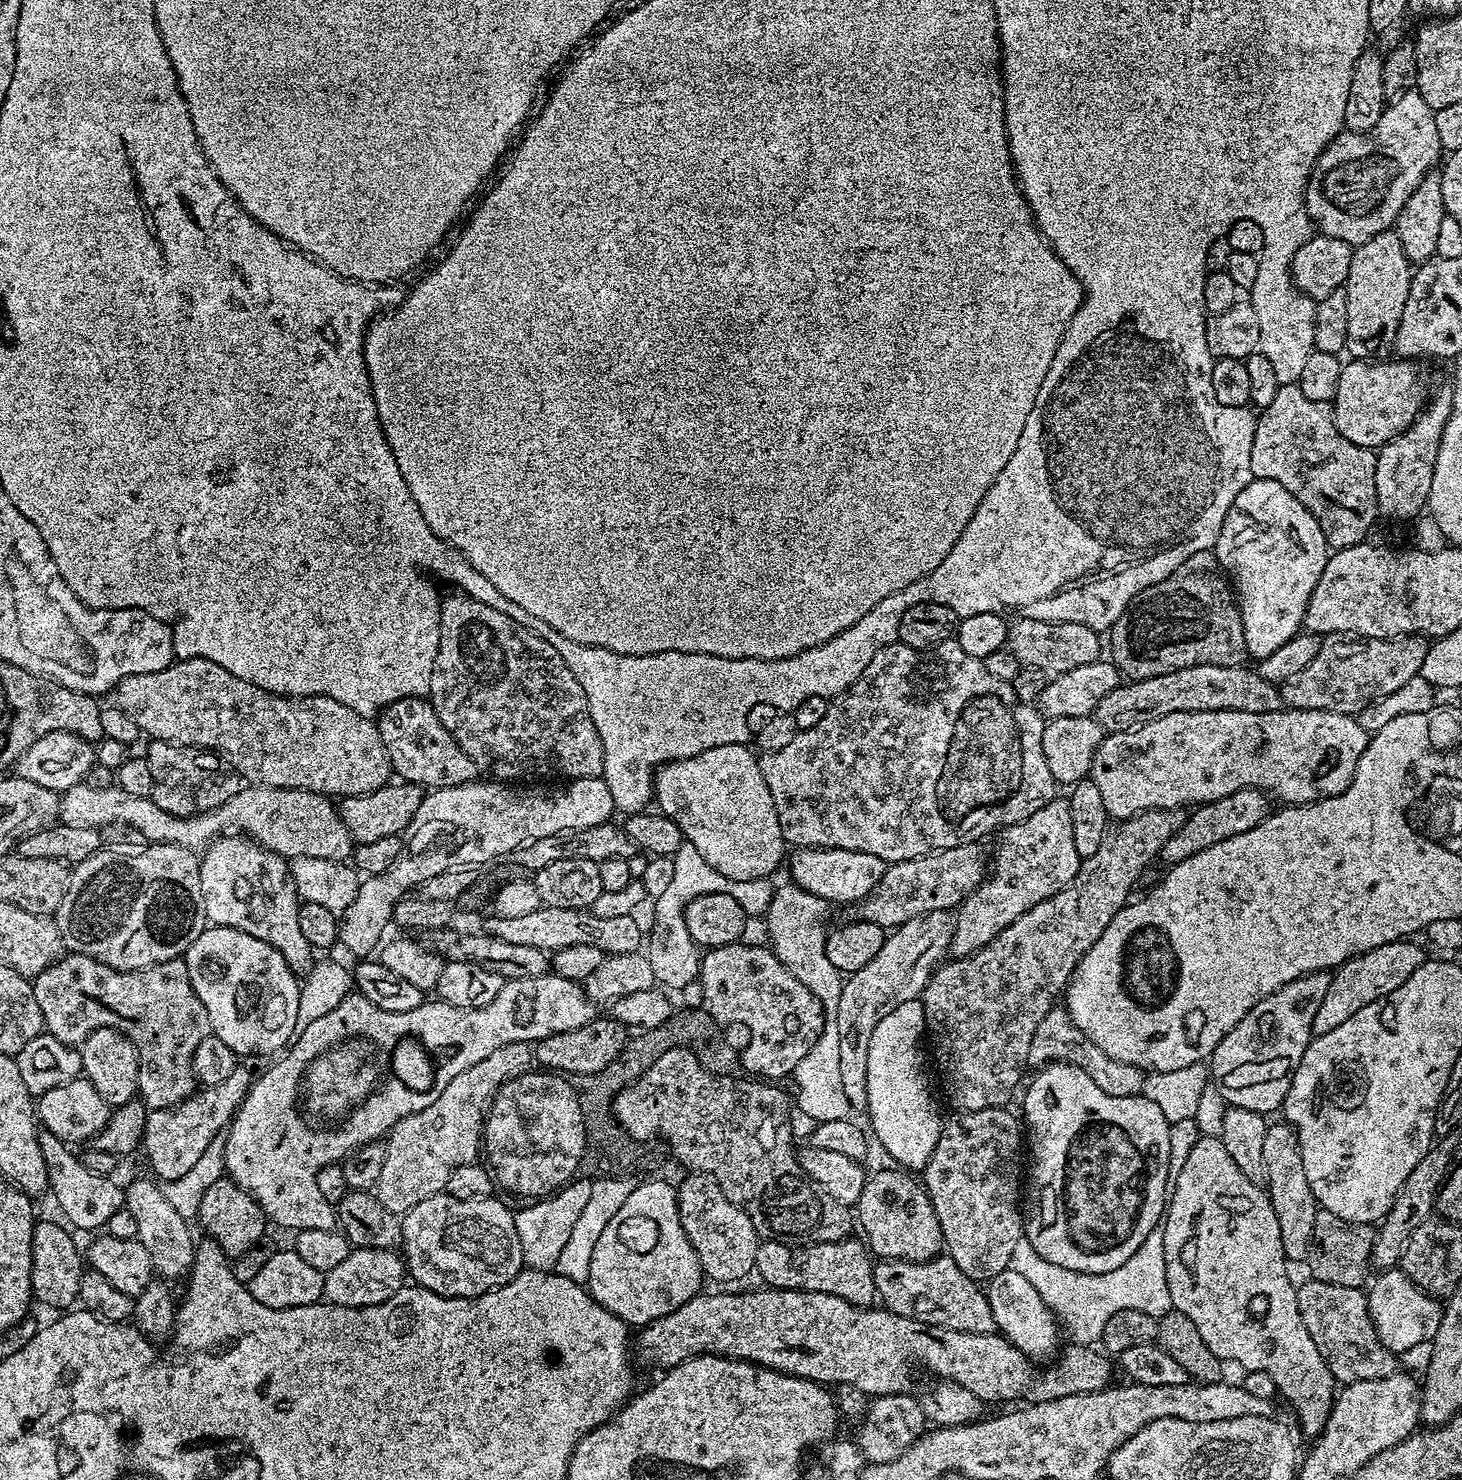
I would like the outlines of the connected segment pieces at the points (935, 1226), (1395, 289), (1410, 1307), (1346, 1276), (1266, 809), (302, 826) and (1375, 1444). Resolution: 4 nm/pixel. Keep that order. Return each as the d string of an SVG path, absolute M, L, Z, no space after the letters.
M884 1168L873 1176L871 1173L865 1179L860 1200L854 1205L858 1213L858 1228L864 1231L863 1239L873 1257L910 1262L932 1260L941 1255L945 1247L942 1226L938 1214L934 1214L928 1191L917 1177L916 1180L912 1177L915 1175L892 1168Z
M1395 231L1379 232L1366 243L1353 247L1350 274L1343 287L1347 309L1345 349L1349 357L1376 360L1393 351L1413 271Z
M1396 1266L1374 1280L1371 1281L1372 1289L1367 1289L1366 1295L1370 1318L1374 1322L1374 1330L1378 1330L1382 1346L1386 1346L1391 1352L1403 1354L1418 1347L1423 1340L1424 1343L1430 1342L1440 1325L1441 1301L1410 1282L1407 1274Z
M1323 1210L1317 1211L1314 1218L1314 1234L1312 1235L1306 1261L1306 1267L1312 1271L1309 1272L1311 1279L1321 1280L1322 1282L1334 1282L1338 1286L1360 1288L1363 1285L1363 1280L1366 1279L1365 1281L1367 1281L1369 1279L1368 1263L1372 1260L1372 1247L1376 1244L1376 1234L1378 1235L1378 1232L1373 1225L1346 1222L1342 1218L1338 1218L1338 1214L1330 1214Z
M1243 788L1234 790L1234 794L1226 794L1226 798L1211 800L1205 804L1193 807L1187 813L1182 826L1170 838L1166 838L1166 844L1162 846L1158 857L1159 863L1171 866L1198 854L1203 848L1214 846L1226 838L1234 838L1238 834L1246 834L1246 830L1254 830L1266 817L1271 816L1274 804L1268 793L1261 788Z
M244 786L234 798L213 812L203 812L195 817L197 849L203 850L229 829L239 830L263 848L285 858L305 856L335 860L349 855L344 845L349 839L348 828L341 818L337 805L319 792L307 792L301 788L261 788Z
M1397 1370L1386 1378L1374 1378L1370 1382L1354 1382L1343 1385L1332 1401L1330 1418L1324 1427L1328 1440L1356 1440L1356 1464L1365 1464L1374 1458L1374 1454L1382 1454L1382 1450L1390 1450L1390 1446L1398 1446L1398 1442L1407 1440L1417 1431L1421 1423L1420 1397L1421 1385L1404 1370Z

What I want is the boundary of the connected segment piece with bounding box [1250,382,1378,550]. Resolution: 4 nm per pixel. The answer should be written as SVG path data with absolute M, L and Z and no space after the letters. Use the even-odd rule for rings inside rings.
M1281 383L1274 402L1258 416L1254 446L1250 446L1250 470L1257 480L1286 486L1322 526L1329 549L1349 548L1369 539L1368 531L1378 520L1374 494L1376 452L1354 446L1338 434L1329 402L1310 402L1299 383Z

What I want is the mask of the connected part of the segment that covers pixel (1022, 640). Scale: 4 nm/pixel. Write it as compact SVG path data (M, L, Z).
M1020 616L1009 623L1006 646L1023 667L1033 667L1047 673L1053 670L1064 672L1074 666L1086 666L1086 662L1094 662L1102 656L1101 633L1090 626L1082 626L1078 622L1039 620L1029 616Z

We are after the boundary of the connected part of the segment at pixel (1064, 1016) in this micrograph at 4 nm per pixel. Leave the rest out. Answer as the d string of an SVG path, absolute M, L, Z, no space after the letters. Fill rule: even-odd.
M1064 1006L1052 1007L1046 1014L1046 1018L1038 1022L1038 1030L1034 1030L1034 1038L1030 1041L1028 1063L1032 1066L1073 1064L1084 1068L1086 1074L1094 1078L1094 1086L1106 1090L1106 1094L1114 1094L1114 1098L1139 1096L1144 1090L1145 1069L1130 1066L1130 1062L1118 1062L1118 1058L1110 1058L1106 1050L1090 1042L1090 1038L1086 1038L1086 1034L1082 1034L1082 1030L1074 1026L1074 1022L1068 1017L1067 1007Z

